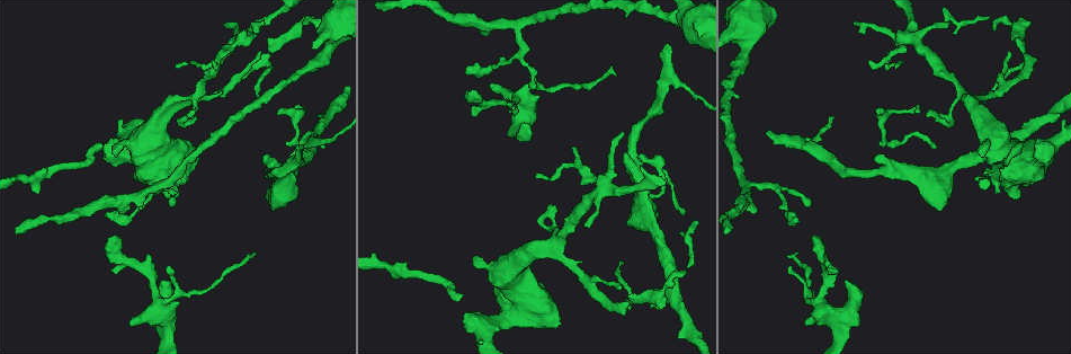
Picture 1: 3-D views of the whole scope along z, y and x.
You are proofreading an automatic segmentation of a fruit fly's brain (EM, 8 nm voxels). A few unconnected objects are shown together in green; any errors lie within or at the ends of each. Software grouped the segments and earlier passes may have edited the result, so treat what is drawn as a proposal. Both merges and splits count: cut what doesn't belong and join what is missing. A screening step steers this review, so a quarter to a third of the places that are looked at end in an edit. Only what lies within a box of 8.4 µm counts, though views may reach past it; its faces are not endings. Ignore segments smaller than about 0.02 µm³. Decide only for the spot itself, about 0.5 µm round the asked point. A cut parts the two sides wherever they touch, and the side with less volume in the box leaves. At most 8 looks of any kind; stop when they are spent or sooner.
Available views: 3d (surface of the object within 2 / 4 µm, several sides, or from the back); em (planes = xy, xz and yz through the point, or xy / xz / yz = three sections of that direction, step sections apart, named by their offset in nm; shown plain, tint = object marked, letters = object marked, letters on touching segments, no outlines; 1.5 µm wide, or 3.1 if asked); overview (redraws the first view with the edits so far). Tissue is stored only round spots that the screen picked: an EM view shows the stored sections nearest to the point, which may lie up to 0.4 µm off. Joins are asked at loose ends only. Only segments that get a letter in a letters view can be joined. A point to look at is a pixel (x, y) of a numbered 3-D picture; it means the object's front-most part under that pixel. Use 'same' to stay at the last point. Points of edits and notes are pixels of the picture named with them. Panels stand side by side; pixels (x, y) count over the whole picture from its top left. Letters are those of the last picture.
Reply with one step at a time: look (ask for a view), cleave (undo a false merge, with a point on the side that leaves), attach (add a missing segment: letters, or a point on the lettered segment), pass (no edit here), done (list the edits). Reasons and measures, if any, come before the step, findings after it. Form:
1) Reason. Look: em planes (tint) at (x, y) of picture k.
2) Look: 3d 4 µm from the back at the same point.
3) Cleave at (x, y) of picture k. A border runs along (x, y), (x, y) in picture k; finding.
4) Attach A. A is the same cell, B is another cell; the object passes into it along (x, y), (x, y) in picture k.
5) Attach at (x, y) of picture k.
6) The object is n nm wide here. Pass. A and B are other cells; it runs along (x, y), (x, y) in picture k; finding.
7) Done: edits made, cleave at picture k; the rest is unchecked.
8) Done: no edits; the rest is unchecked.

Side arm on a straight run. Look: em xz step 4 (letters) at (519, 24) of picture 1.

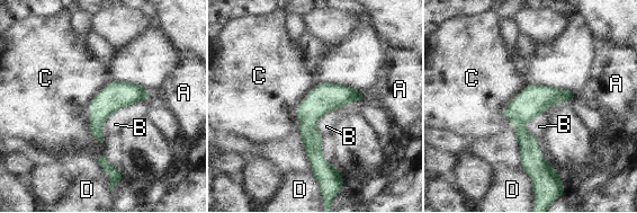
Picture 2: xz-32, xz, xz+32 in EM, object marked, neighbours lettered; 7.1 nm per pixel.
The object is 200 nm wide here; the longest contact is with C, 460 nm. Pass. A, B, C and D are other cells; one cell here.

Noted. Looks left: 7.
Look: em planes (tint) at (164, 269) of picture 1.

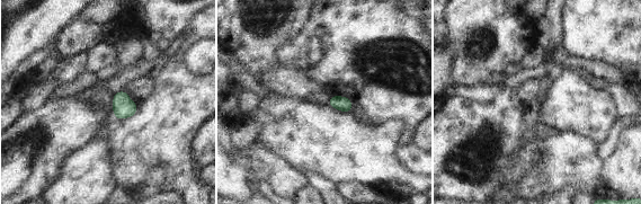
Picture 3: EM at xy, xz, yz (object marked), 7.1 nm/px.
See the neighbours. Look: em planes (letters) at the same point.

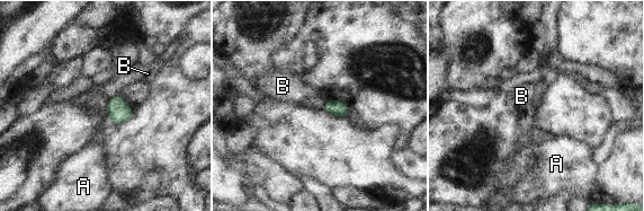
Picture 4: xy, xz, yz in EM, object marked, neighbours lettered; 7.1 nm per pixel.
The longest contact is with B, 100 nm. Pass. A and B are other cells; none of them fits.

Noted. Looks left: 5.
Thin end. Look: em planes (letters) at (552, 205) of picture 1.

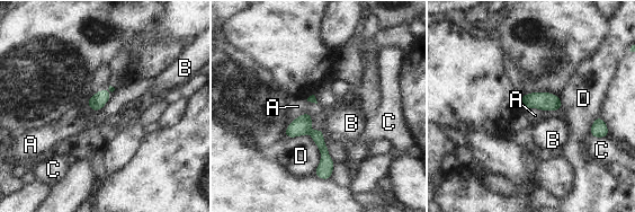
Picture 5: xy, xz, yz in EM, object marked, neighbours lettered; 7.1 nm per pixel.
The longest contact is with D, 280 nm. Pass. A, B, C and D are other cells; a border runs along (311, 114), (303, 113), (294, 118) in picture 5; none of them fits.

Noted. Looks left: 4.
Done: no edits; the rest is unchecked.

